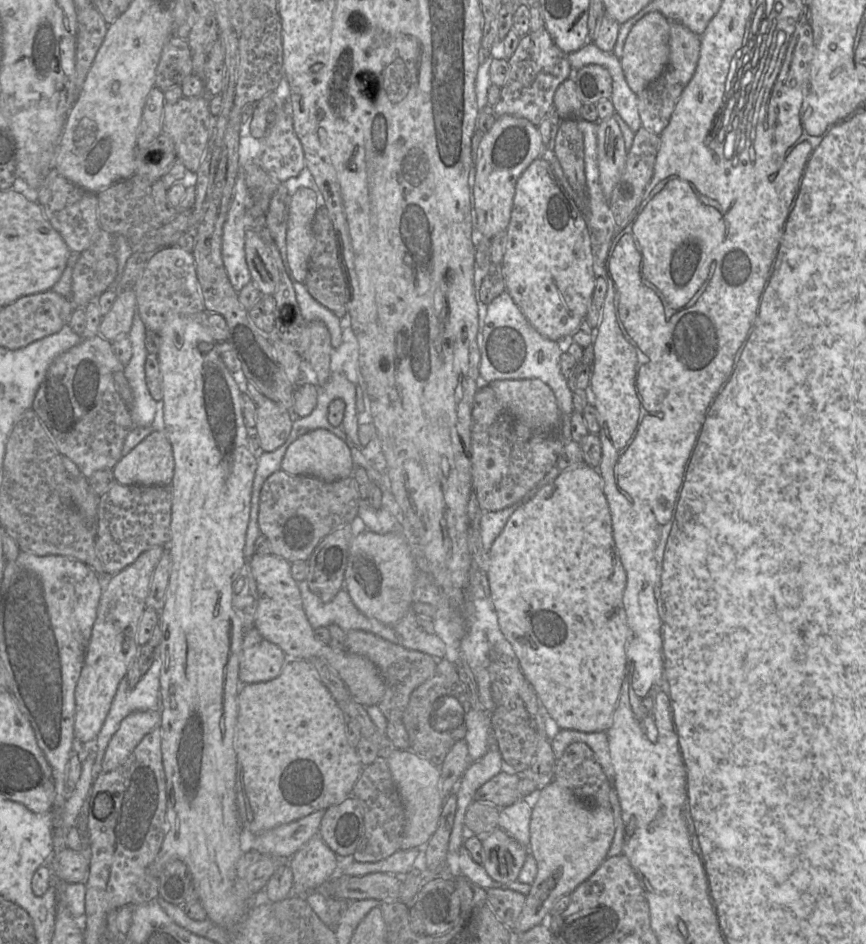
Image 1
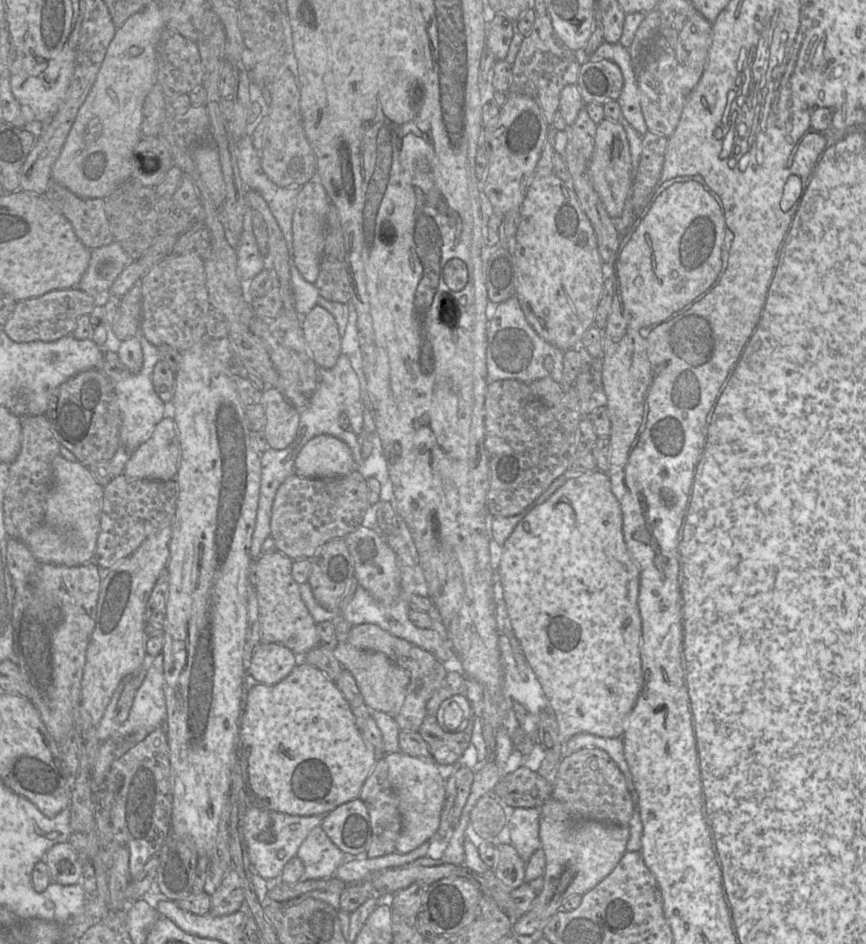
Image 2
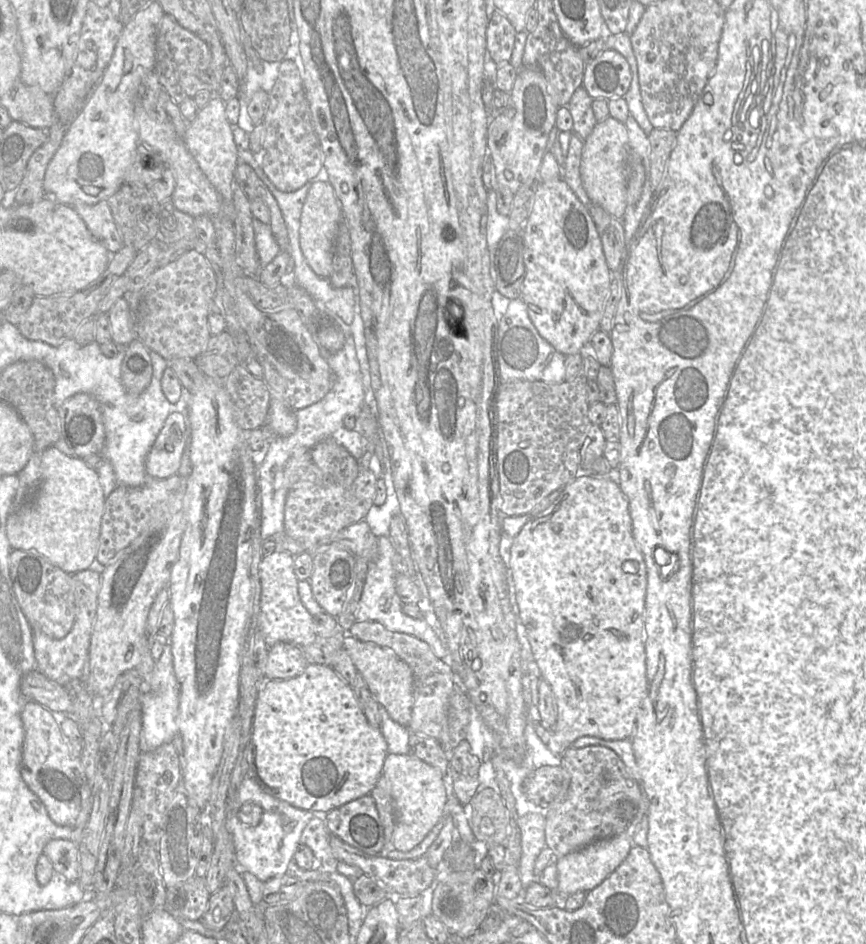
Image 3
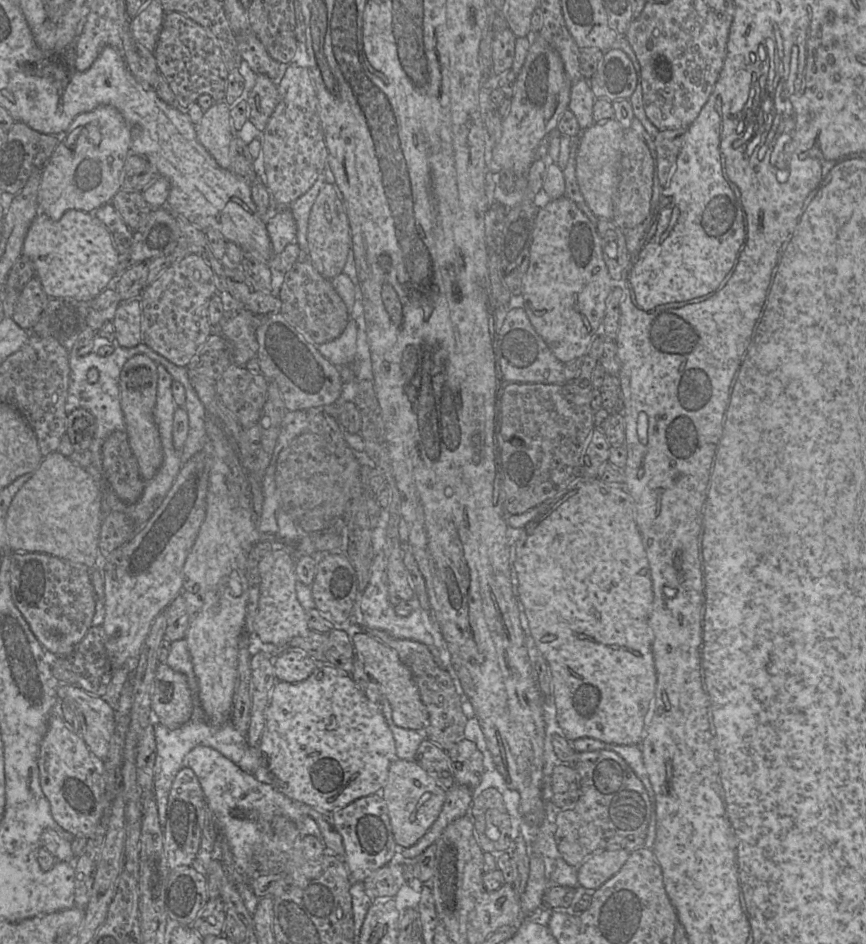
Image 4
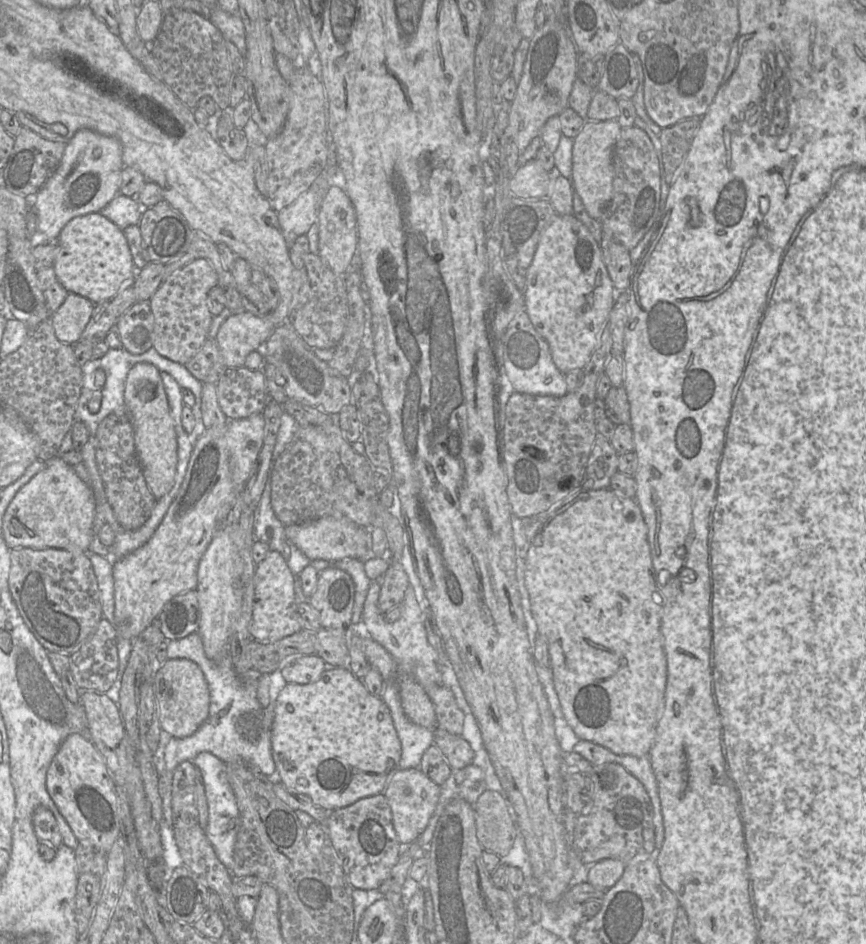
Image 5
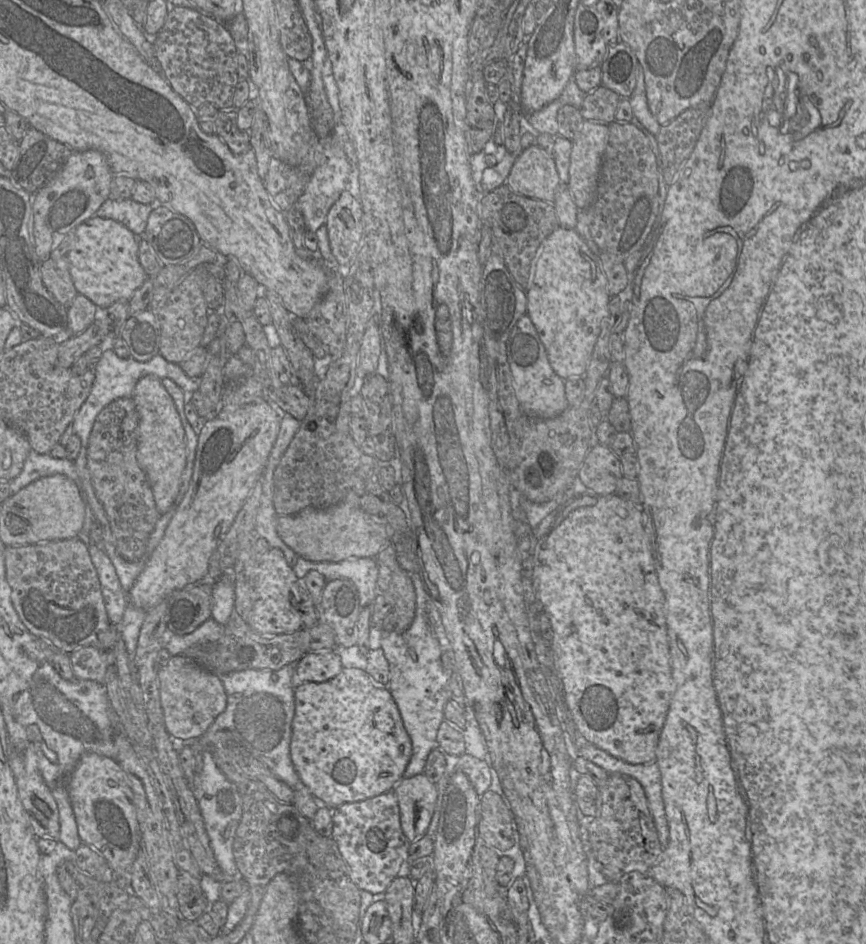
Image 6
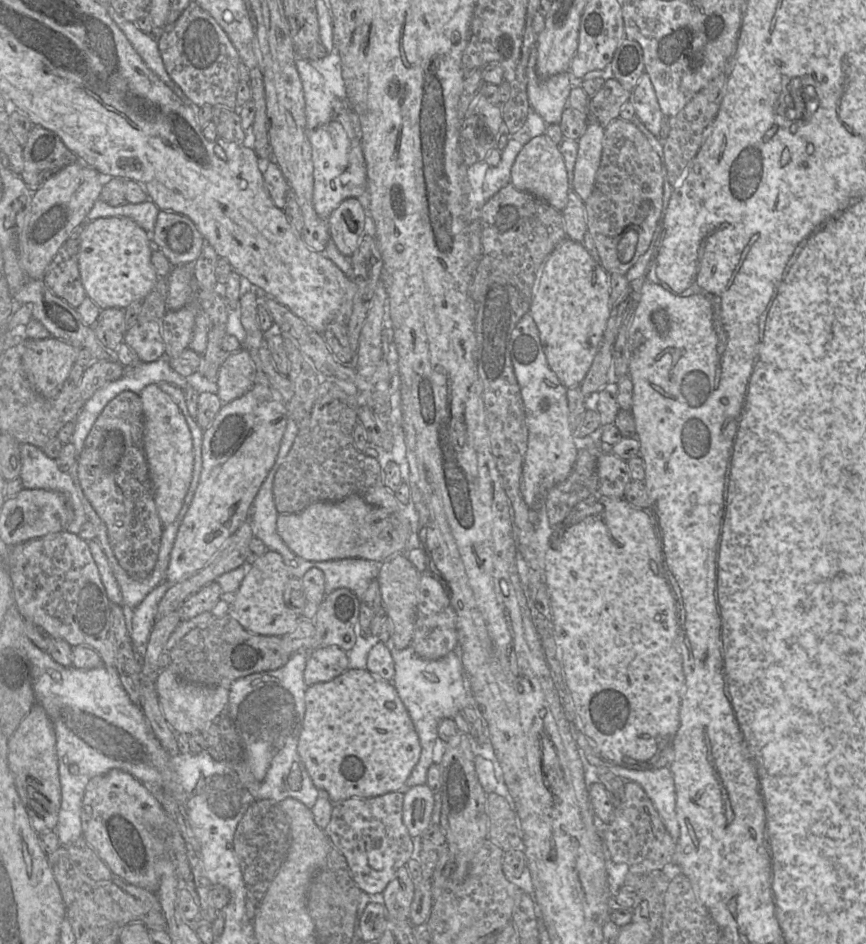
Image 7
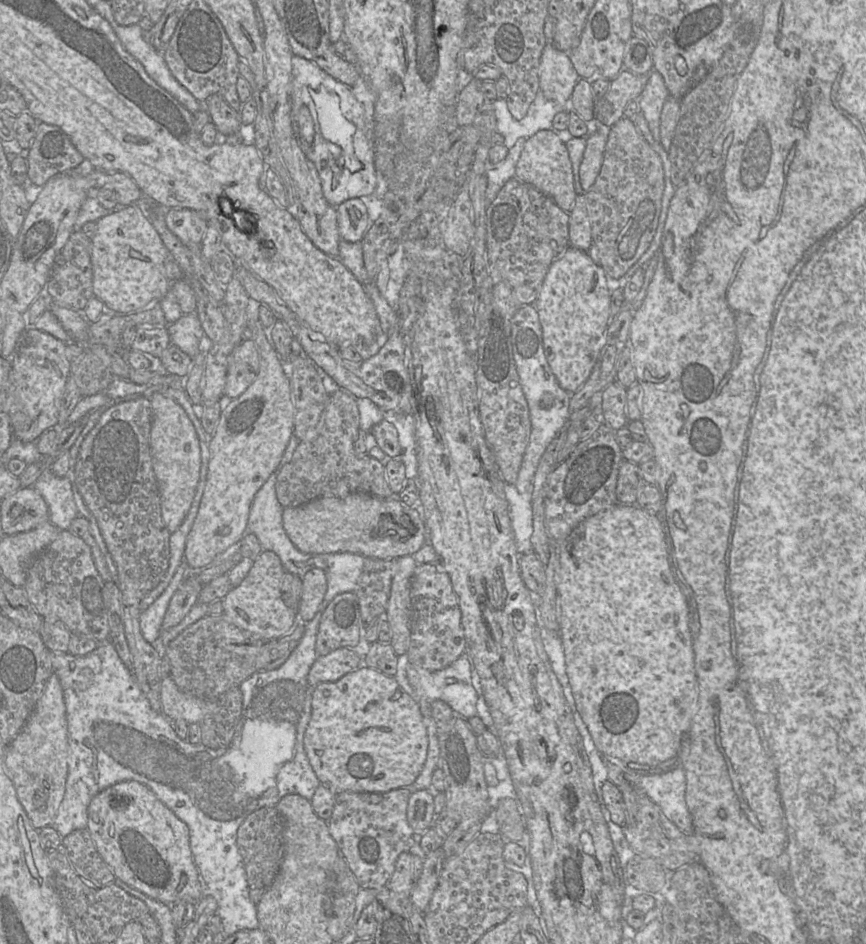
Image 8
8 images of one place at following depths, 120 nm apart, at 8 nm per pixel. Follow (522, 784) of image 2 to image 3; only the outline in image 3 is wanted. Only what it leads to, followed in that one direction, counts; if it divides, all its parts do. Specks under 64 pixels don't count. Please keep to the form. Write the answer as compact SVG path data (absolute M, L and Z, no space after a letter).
M561 765L542 766L525 778L523 792L546 812L566 798L569 785L570 774Z

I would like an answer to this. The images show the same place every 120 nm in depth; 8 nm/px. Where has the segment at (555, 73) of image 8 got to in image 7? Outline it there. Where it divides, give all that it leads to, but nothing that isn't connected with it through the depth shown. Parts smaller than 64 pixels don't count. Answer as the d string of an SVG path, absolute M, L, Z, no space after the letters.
M536 46L531 50L526 74L527 95L530 109L535 111L547 125L559 124L563 110L568 106L569 94L577 82L569 71L540 79L536 73Z

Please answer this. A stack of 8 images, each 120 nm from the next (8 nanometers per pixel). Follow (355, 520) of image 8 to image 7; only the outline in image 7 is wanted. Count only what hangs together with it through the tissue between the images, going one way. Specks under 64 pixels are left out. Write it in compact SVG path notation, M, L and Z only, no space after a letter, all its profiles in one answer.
M350 494L340 501L318 501L296 513L280 514L277 518L277 532L297 556L307 561L329 561L345 558L362 558L375 562L384 562L396 554L407 550L411 535L409 519L400 513L367 503L360 495Z

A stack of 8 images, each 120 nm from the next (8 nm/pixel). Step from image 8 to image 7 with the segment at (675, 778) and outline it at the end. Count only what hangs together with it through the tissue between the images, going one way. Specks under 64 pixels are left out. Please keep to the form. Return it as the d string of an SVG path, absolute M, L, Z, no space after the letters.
M609 762L609 770L627 781L639 784L657 810L666 830L678 840L679 821L676 814L676 793L670 768L636 770Z

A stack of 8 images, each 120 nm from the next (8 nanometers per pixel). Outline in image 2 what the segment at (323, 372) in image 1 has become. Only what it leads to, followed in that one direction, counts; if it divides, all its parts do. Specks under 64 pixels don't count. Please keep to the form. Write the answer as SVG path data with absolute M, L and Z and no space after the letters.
M315 306L302 317L302 328L308 349L319 368L332 368L341 354L341 337L332 314Z

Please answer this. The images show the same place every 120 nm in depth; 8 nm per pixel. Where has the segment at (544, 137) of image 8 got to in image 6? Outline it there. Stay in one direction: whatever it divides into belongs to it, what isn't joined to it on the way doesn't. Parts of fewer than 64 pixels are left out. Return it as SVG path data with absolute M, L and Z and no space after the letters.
M531 145L516 159L506 183L521 195L554 203L560 177L553 155Z

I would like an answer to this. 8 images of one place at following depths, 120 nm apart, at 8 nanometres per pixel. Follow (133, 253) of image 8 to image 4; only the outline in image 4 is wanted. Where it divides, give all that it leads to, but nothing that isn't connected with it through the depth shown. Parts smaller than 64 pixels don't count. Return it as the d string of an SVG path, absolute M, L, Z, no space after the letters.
M75 209L67 210L57 221L51 220L44 213L39 213L29 227L22 255L34 263L36 277L50 298L71 298L78 301L92 301L104 291L114 277L119 263L119 254L107 227L93 213Z

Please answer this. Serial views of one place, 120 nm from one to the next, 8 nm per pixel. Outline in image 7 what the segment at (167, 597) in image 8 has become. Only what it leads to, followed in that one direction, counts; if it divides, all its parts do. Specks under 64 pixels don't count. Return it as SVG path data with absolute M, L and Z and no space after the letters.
M164 580L133 610L131 640L140 660L146 653L150 634L156 622L158 605L174 584Z

